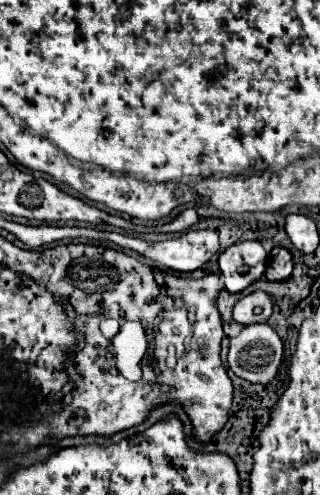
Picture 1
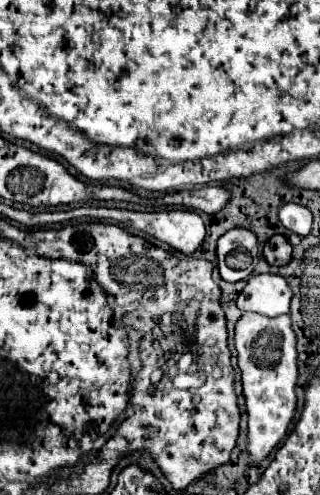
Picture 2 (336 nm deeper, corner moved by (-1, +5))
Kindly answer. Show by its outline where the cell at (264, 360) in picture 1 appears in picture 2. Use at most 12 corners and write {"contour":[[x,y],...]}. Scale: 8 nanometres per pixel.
{"contour":[[243,313],[235,347],[249,465],[285,437],[297,407],[289,315]]}

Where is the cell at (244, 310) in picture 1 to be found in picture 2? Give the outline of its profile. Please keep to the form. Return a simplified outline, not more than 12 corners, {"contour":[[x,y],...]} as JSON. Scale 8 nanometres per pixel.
{"contour":[[281,275],[249,277],[241,311],[289,313],[291,289]]}

